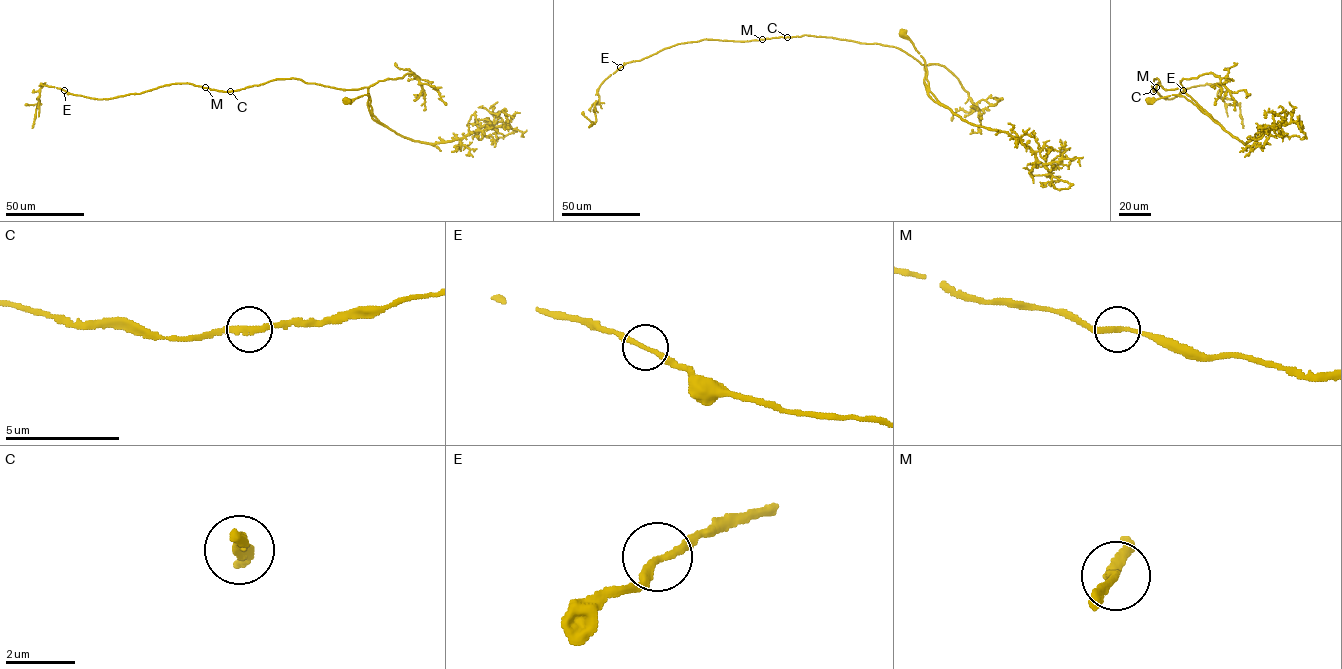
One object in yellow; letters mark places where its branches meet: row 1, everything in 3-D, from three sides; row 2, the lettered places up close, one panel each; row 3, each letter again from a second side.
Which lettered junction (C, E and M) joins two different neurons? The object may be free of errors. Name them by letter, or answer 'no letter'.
no letter

